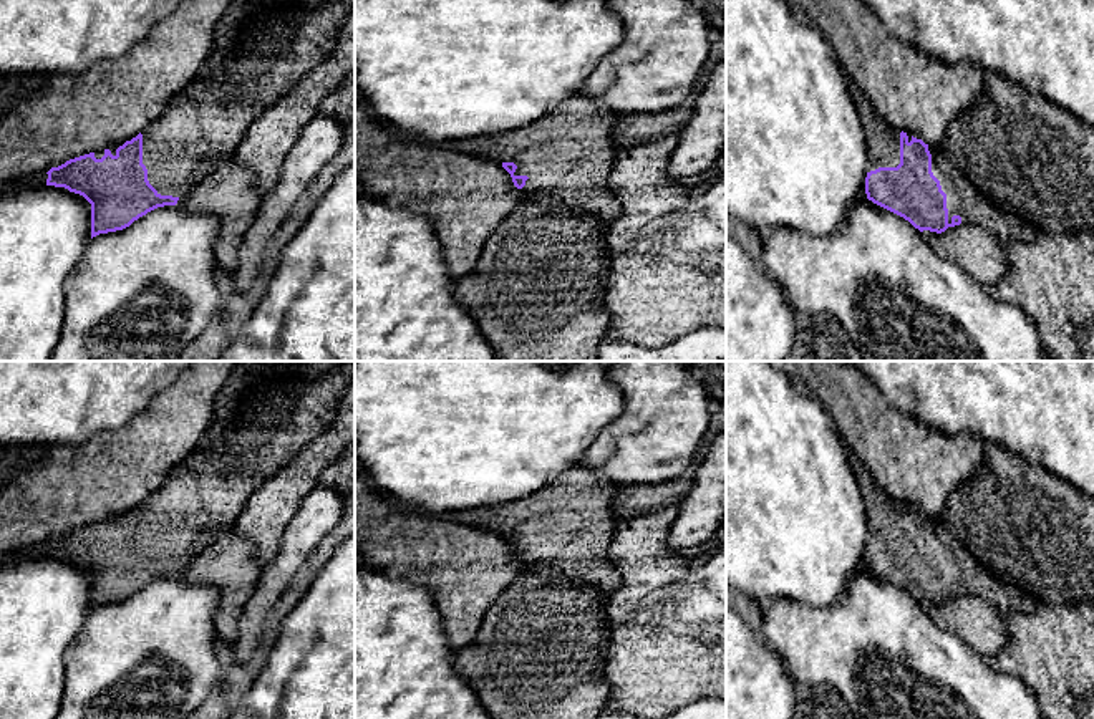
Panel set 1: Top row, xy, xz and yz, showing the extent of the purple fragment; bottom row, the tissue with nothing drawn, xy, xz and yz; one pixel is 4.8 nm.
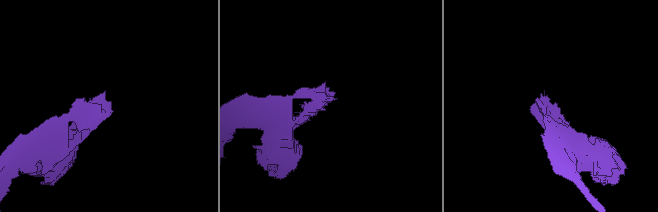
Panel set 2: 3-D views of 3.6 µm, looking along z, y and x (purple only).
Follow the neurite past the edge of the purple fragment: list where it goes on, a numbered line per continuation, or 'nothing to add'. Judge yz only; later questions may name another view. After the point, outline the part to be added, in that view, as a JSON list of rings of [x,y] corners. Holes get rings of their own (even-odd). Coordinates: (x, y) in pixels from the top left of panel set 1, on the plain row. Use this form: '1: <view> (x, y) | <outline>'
1: yz (882, 511) | [[[849,452],[852,459],[852,472],[857,479],[859,489],[862,492],[865,515],[869,524],[869,538],[867,543],[875,542],[879,538],[897,538],[900,535],[900,500],[890,497],[869,474],[867,467],[860,462],[854,461],[854,456]]]

